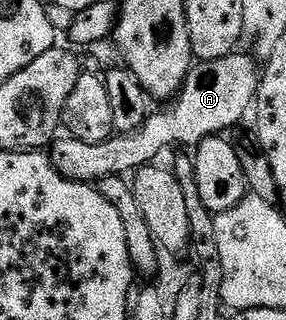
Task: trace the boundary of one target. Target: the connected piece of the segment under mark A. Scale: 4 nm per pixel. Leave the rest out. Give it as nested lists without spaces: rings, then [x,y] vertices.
[[[236,50],[231,55],[220,60],[205,60],[196,63],[191,73],[185,78],[183,87],[177,95],[166,106],[158,112],[152,111],[147,120],[140,126],[138,132],[125,132],[112,135],[110,140],[102,142],[88,142],[78,138],[67,138],[71,140],[56,139],[50,145],[49,155],[51,164],[63,175],[66,180],[77,180],[80,182],[98,182],[104,176],[123,176],[134,173],[140,168],[146,168],[152,163],[151,160],[158,152],[171,148],[174,144],[191,144],[197,146],[205,138],[229,133],[243,120],[242,116],[252,111],[255,97],[258,94],[261,68],[250,55]]]

